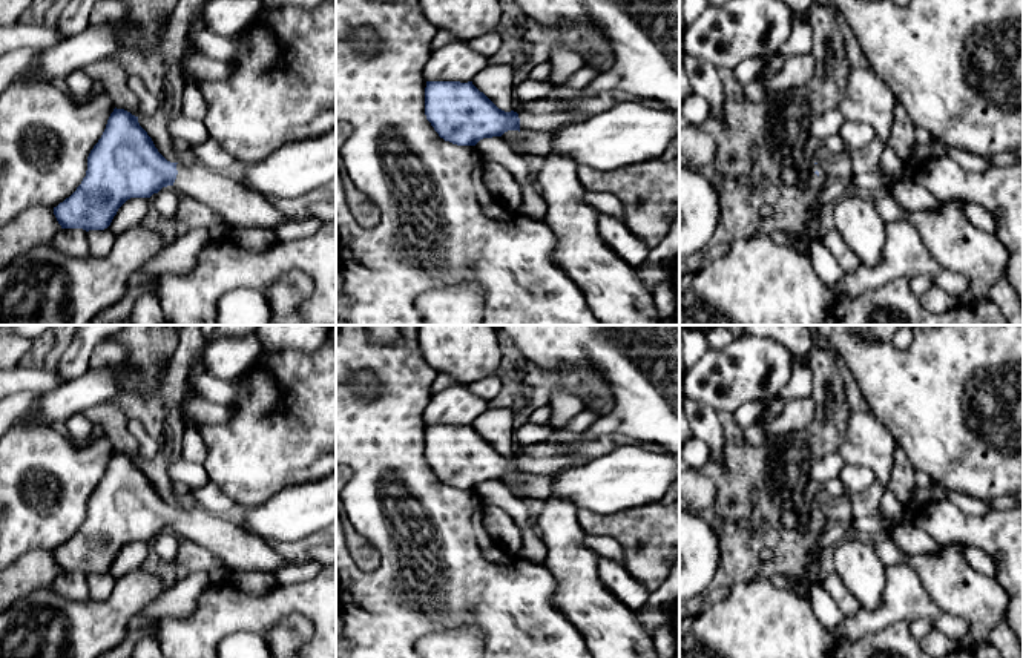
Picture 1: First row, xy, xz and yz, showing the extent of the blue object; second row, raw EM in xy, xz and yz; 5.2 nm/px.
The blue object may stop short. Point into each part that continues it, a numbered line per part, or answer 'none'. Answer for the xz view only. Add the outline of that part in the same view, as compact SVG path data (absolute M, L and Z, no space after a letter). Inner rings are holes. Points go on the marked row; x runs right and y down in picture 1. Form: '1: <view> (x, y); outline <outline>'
1: xz (543, 114); outline M564 94L525 101L517 114L521 133L529 130L555 133L560 127L577 123L580 115L577 101Z

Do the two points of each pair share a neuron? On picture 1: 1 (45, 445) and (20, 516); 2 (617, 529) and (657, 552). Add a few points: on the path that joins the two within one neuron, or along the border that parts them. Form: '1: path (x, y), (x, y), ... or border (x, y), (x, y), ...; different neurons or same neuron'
1: path (55, 471), (66, 493), (63, 505), (46, 519); same neuron
2: path (626, 529), (634, 529), (648, 543); same neuron

